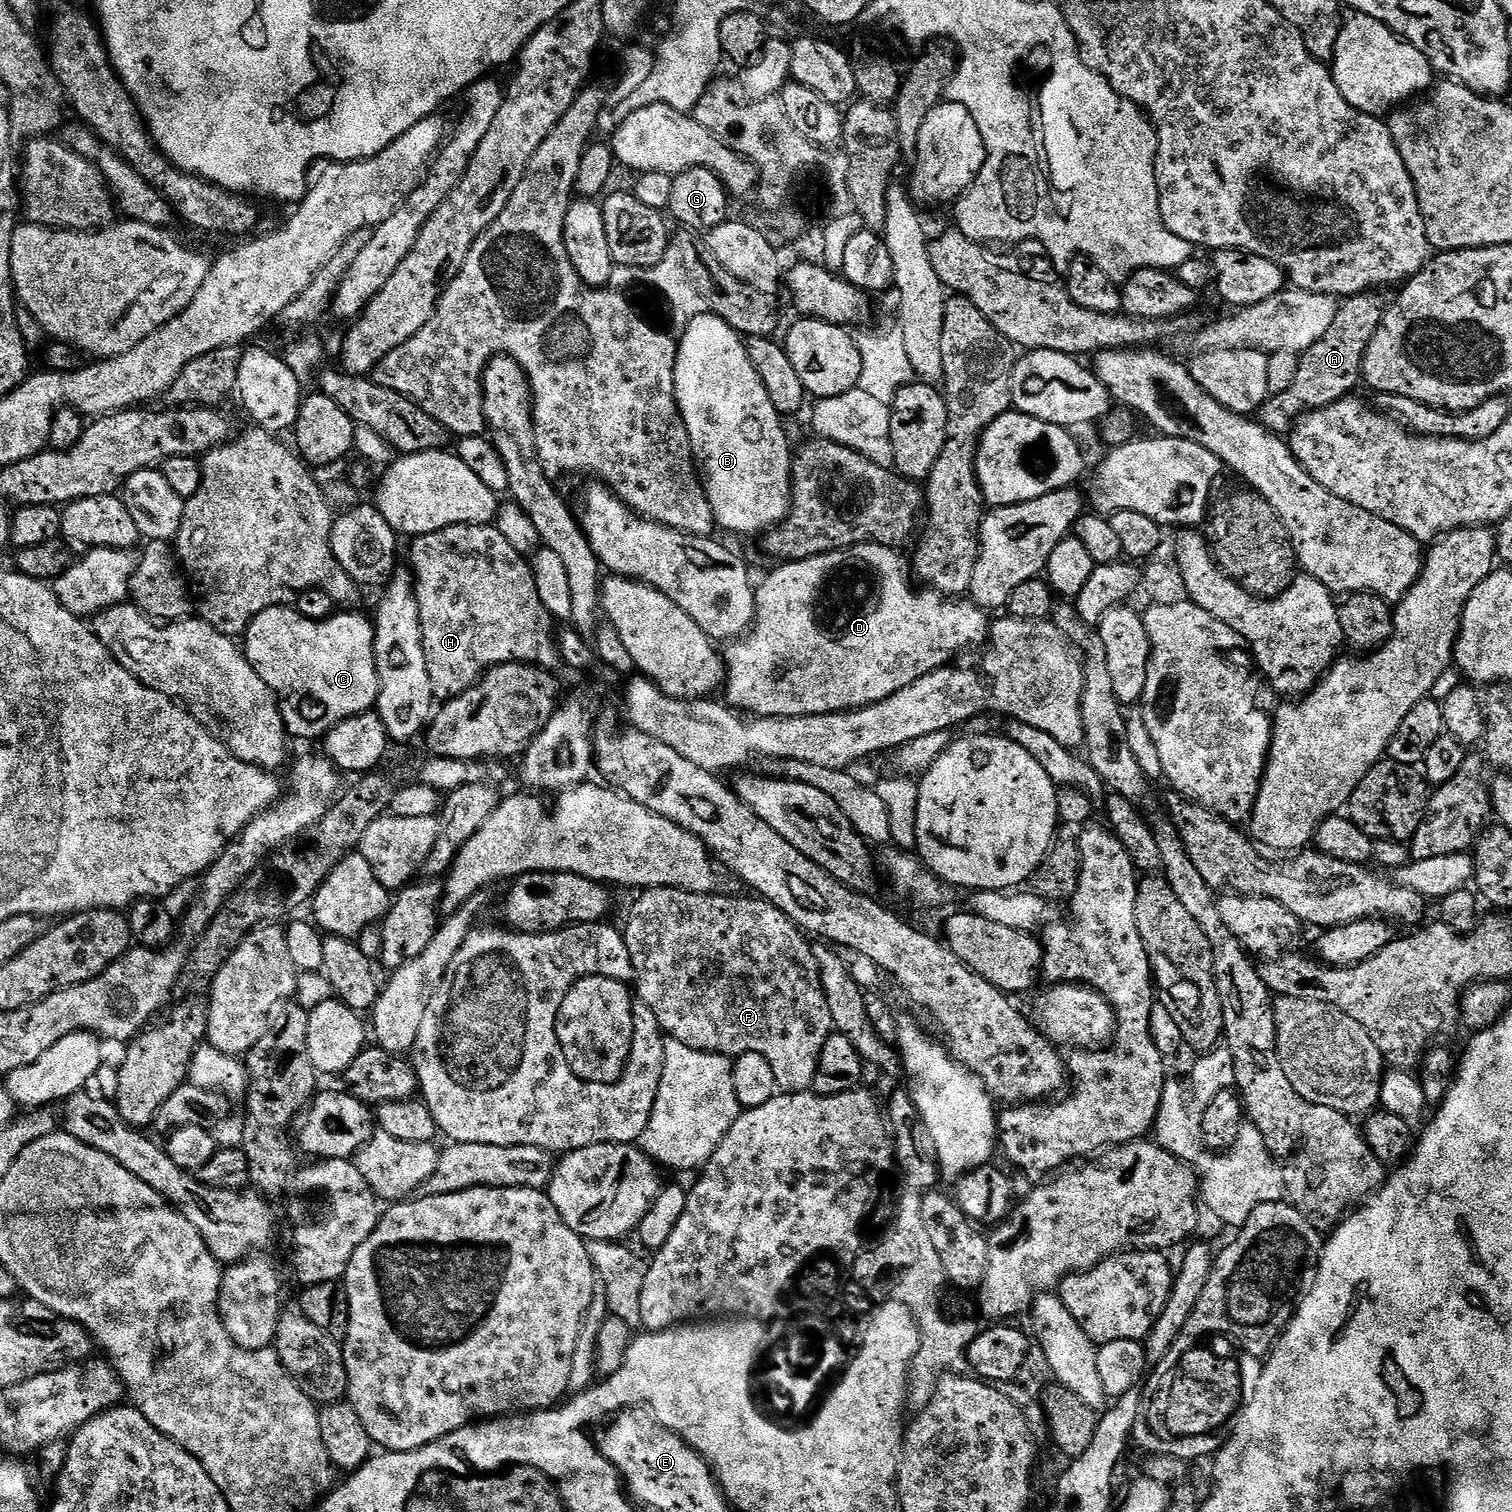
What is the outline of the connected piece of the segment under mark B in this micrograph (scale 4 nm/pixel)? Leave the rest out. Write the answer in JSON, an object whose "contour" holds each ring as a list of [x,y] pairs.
{"contour":[[[711,312],[696,316],[678,336],[674,386],[676,401],[690,434],[692,455],[717,525],[728,532],[742,532],[746,536],[775,528],[792,506],[794,448],[788,445],[785,421],[770,402],[766,386],[750,360],[747,343],[734,329],[726,326],[722,318]]]}

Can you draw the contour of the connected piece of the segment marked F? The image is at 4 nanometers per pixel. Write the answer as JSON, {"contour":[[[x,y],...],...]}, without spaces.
{"contour":[[[649,888],[641,891],[640,896],[632,904],[628,912],[628,925],[623,925],[622,935],[626,946],[630,950],[632,970],[634,973],[634,985],[639,1003],[648,1005],[654,1010],[654,1018],[658,1018],[660,1028],[671,1039],[682,1042],[694,1050],[713,1052],[719,1056],[735,1058],[746,1054],[762,1054],[766,1062],[770,1062],[770,1070],[774,1070],[777,1089],[785,1092],[806,1092],[811,1089],[816,1073],[816,1067],[820,1065],[822,1046],[826,1038],[833,1031],[830,1010],[826,1006],[826,994],[822,990],[822,978],[816,965],[816,959],[812,953],[812,944],[809,937],[796,923],[782,910],[775,908],[769,900],[751,898],[743,900],[740,896],[724,896],[714,892],[687,892],[681,888]]]}

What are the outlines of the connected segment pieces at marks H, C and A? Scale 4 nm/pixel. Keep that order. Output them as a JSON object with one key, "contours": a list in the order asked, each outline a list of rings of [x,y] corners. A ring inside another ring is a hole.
{"contours":[[[[459,524],[458,526],[446,526],[446,530],[438,530],[434,534],[417,536],[411,541],[412,564],[410,571],[416,579],[416,598],[418,600],[418,614],[422,622],[422,646],[426,650],[426,670],[430,670],[430,682],[432,683],[433,697],[451,698],[462,694],[476,681],[480,680],[488,669],[498,664],[522,663],[533,664],[539,668],[552,670],[555,664],[561,663],[558,636],[553,630],[554,621],[546,606],[542,606],[542,598],[538,598],[538,586],[534,586],[534,574],[532,565],[526,559],[525,553],[514,550],[506,538],[502,538],[500,531],[492,524]]],[[[292,606],[271,608],[253,618],[244,633],[244,657],[258,670],[258,678],[275,694],[289,737],[319,741],[340,721],[375,709],[380,689],[374,662],[376,629],[369,617],[367,620],[362,613],[352,611],[356,610],[340,610],[325,620],[311,620]]],[[[1369,290],[1356,296],[1345,296],[1339,301],[1338,314],[1334,314],[1330,330],[1326,330],[1310,350],[1300,353],[1298,375],[1290,390],[1269,395],[1267,402],[1260,407],[1258,419],[1266,430],[1287,434],[1294,421],[1304,413],[1325,408],[1357,391],[1356,383],[1361,383],[1364,370],[1364,355],[1388,312],[1390,300],[1383,294],[1380,290]]]]}

